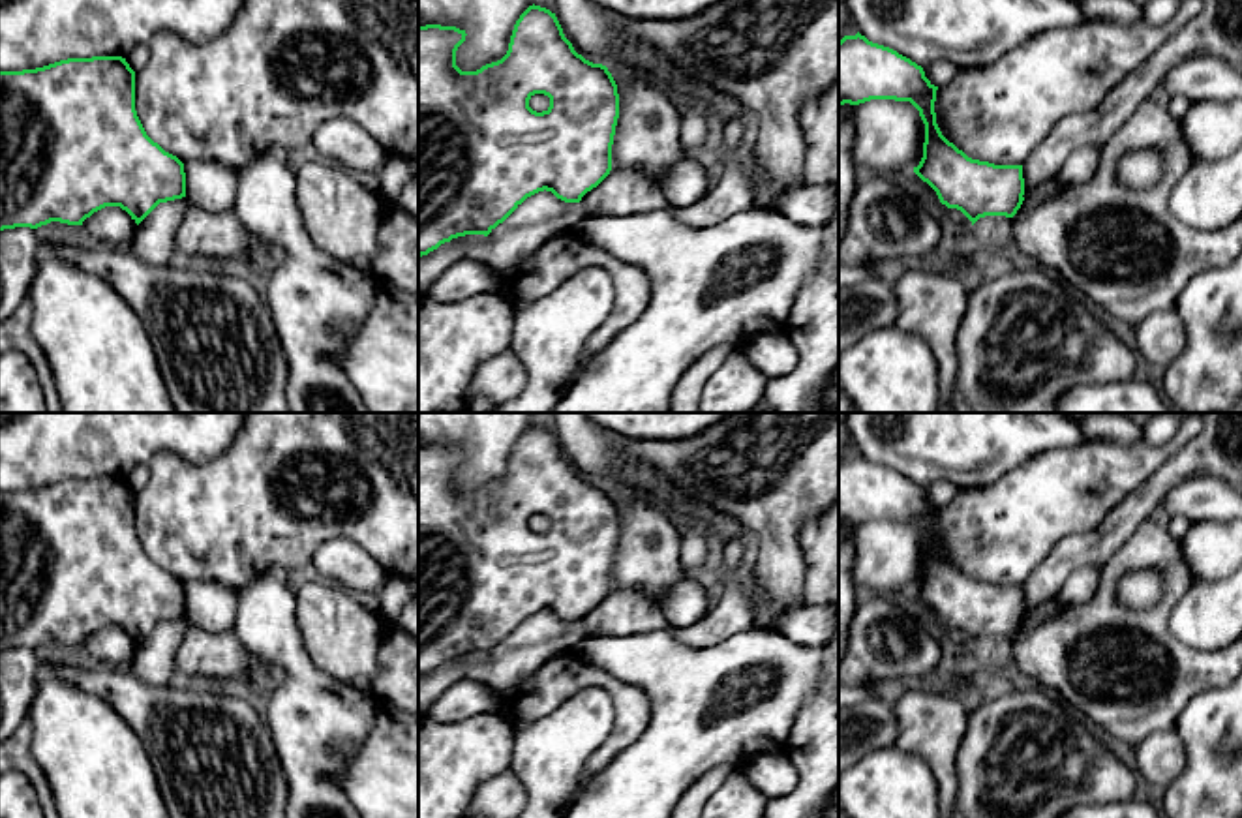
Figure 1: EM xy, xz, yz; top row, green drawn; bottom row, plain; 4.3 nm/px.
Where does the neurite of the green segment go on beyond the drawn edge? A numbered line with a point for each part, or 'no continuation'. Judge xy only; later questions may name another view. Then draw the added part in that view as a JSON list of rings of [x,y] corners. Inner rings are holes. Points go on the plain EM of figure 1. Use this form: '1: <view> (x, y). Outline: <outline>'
no continuation

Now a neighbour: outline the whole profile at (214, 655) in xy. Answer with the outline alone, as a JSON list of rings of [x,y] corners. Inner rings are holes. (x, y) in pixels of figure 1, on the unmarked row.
[[[189,625],[176,651],[176,670],[210,683],[266,679],[266,668],[251,657],[233,629],[210,632]]]

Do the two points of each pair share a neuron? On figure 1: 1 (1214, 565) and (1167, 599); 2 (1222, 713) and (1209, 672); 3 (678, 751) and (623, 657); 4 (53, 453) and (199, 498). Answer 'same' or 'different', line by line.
1: different
2: different
3: same
4: different

